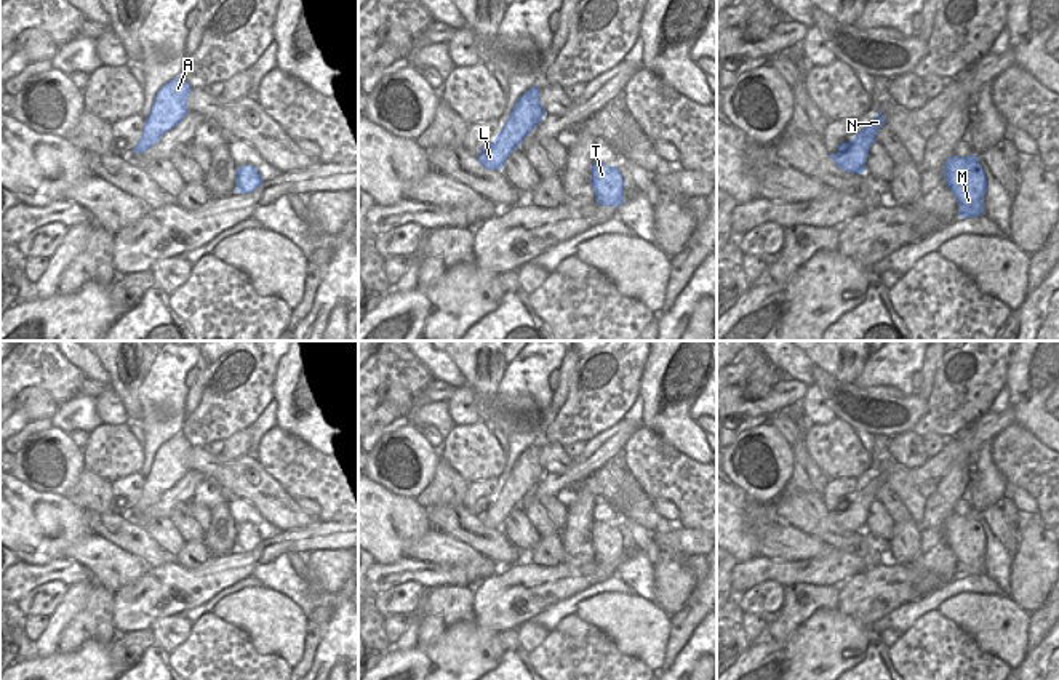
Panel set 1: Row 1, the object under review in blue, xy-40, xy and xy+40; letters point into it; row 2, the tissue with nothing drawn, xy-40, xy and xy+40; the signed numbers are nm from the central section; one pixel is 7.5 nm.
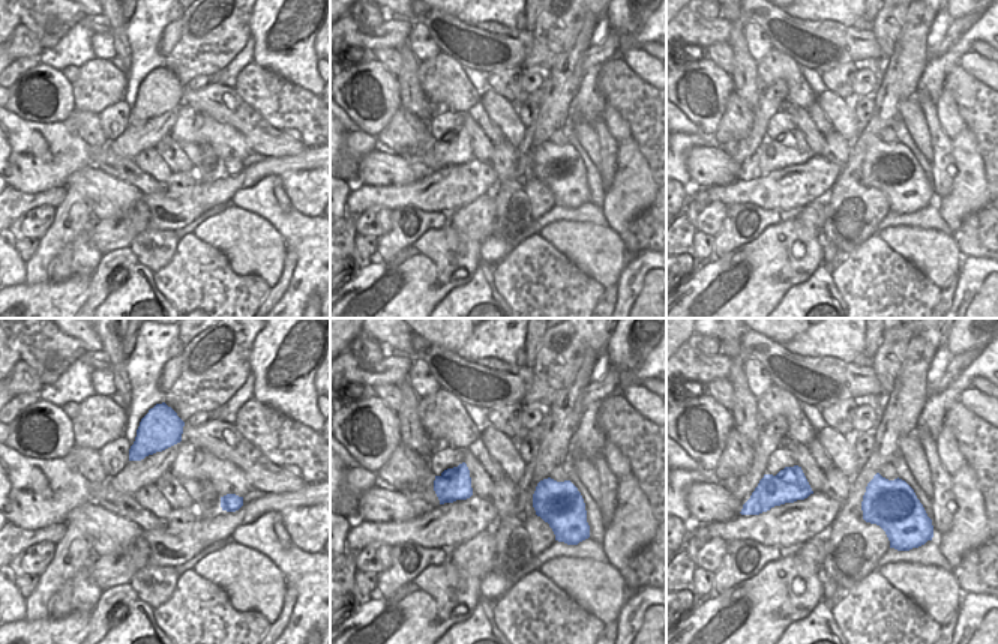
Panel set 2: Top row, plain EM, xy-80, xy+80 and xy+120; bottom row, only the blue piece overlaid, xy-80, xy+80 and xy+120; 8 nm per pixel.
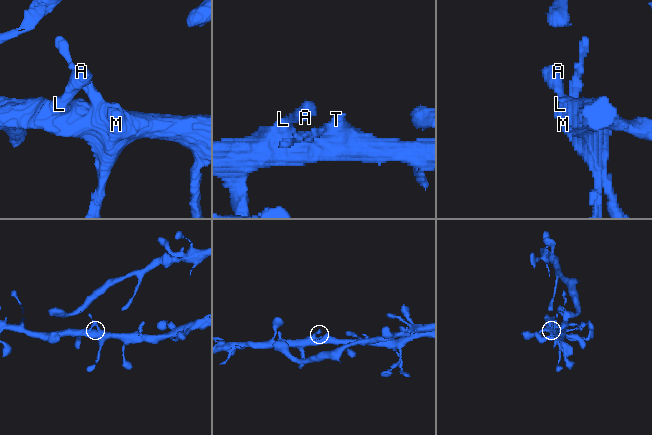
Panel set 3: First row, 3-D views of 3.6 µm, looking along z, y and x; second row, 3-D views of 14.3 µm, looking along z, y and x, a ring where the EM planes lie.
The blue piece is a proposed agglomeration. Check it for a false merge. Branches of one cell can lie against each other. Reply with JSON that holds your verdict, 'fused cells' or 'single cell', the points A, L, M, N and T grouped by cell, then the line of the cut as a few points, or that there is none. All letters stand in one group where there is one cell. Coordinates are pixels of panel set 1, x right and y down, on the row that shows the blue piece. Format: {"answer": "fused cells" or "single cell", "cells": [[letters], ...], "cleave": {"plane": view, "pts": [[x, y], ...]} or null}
{"answer": "single cell", "cells": [["A", "L", "M", "N", "T"]], "cleave": null}

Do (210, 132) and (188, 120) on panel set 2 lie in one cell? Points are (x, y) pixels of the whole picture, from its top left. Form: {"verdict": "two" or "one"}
{"verdict": "one"}

